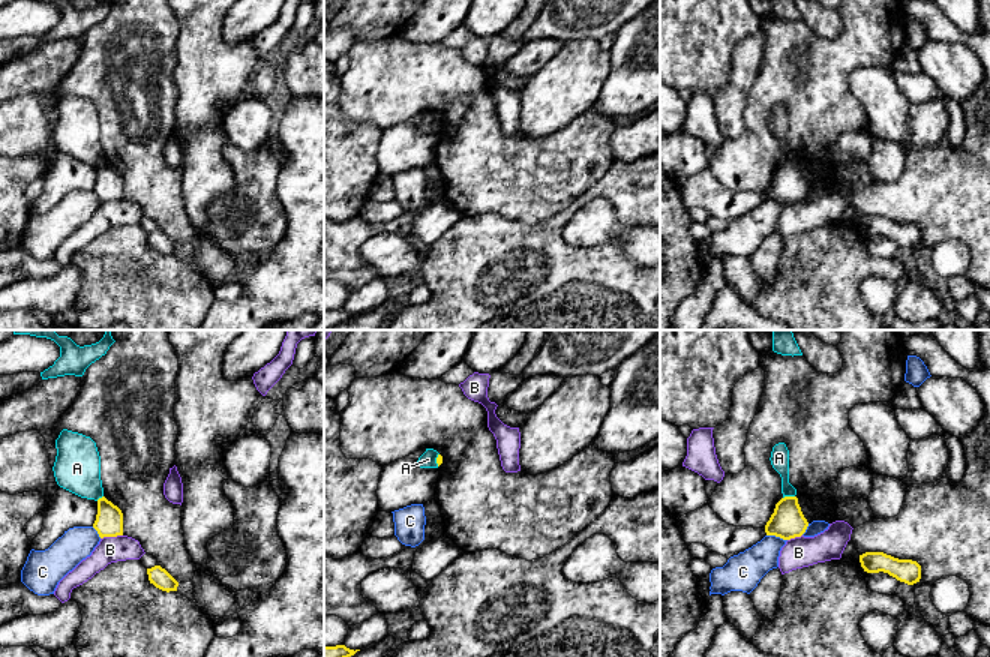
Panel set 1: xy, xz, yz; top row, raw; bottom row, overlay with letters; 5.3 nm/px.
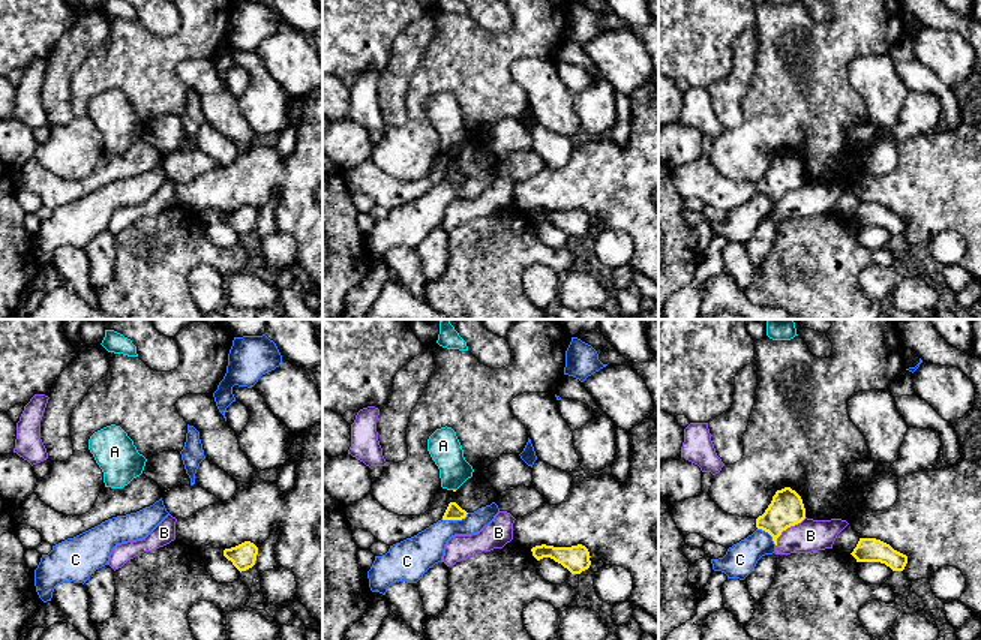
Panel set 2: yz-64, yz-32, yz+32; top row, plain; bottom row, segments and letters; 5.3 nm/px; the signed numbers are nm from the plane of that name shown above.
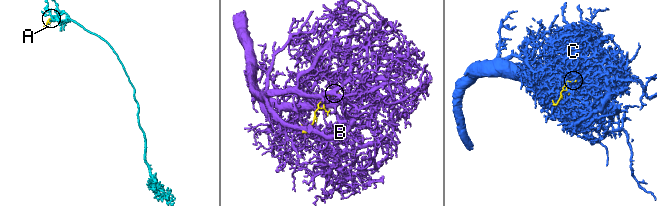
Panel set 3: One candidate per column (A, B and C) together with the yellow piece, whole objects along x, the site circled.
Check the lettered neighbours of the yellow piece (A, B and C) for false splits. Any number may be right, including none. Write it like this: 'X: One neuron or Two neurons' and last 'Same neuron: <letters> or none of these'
A: Two neurons
B: Two neurons
C: Two neurons
Same neuron: none of these

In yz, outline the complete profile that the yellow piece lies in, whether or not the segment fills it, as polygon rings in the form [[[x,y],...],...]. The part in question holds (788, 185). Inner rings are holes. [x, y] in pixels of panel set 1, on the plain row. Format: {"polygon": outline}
{"polygon": [[[796,160],[782,162],[765,189],[766,200],[776,200],[783,204],[801,201],[808,190]]]}

